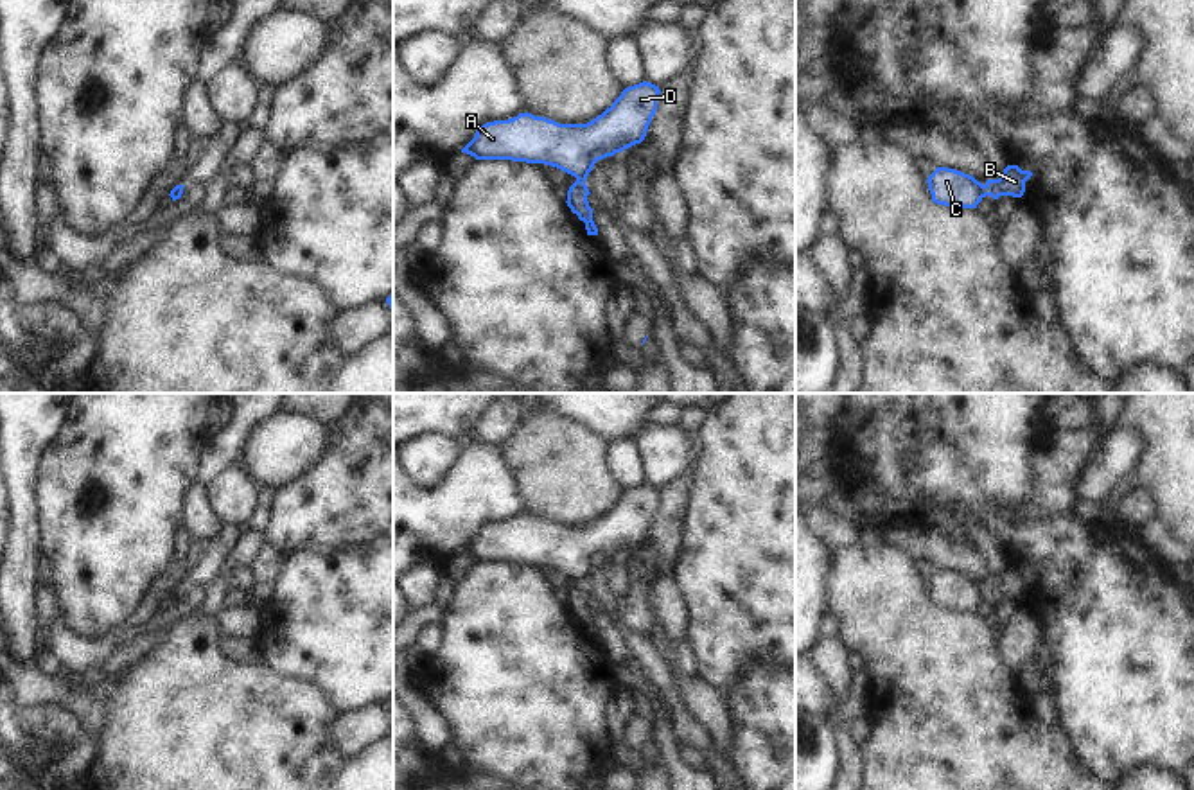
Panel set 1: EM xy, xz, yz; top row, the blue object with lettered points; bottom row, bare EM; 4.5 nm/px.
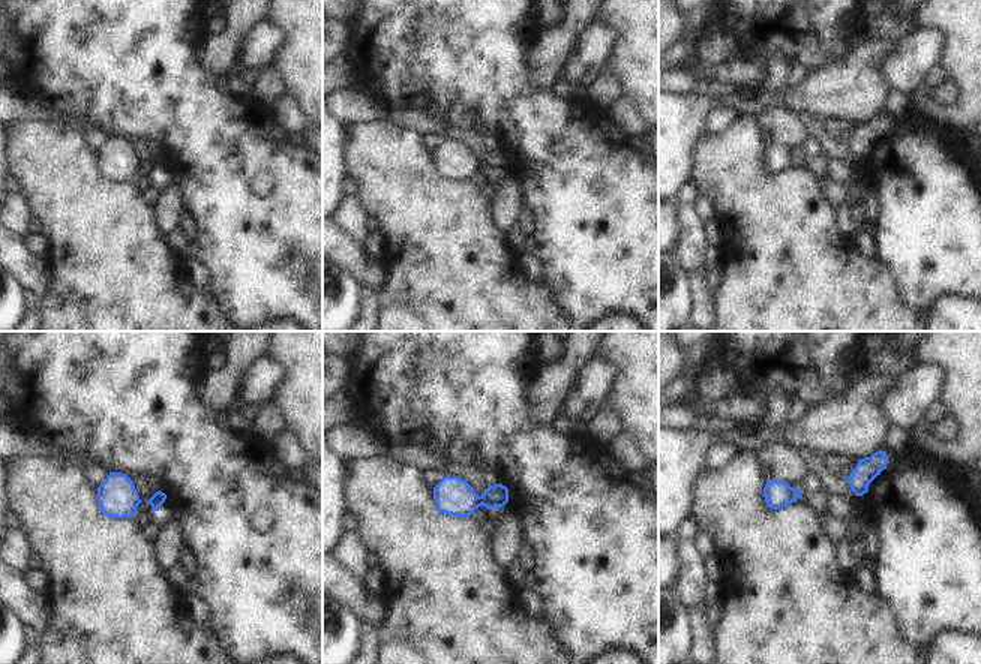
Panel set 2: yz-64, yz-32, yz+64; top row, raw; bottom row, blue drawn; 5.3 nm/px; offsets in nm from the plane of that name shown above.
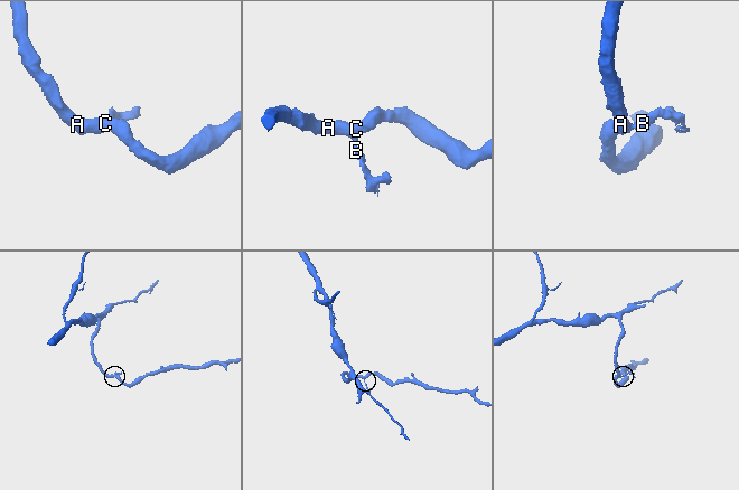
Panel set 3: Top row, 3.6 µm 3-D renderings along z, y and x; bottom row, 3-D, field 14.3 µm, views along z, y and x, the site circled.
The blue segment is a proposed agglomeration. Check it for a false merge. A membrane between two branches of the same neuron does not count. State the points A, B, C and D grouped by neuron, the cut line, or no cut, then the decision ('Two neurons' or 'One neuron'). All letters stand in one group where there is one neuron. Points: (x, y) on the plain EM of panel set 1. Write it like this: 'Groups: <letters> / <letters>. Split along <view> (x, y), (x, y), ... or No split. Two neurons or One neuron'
Groups: A C D / B. Split along yz (983, 588), (988, 596). Two neurons.

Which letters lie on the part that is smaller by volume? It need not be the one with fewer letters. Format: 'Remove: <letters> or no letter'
Remove: B.

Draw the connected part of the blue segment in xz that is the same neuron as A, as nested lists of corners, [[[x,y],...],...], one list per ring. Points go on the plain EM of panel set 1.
[[[646,483],[628,488],[587,526],[558,526],[528,514],[487,524],[461,555],[476,562],[544,566],[585,584],[598,562],[645,542],[659,496],[659,488]]]

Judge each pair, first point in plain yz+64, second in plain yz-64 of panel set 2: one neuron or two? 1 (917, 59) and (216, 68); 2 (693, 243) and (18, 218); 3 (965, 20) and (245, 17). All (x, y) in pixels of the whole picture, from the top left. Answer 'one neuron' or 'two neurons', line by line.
1: two neurons
2: one neuron
3: two neurons

